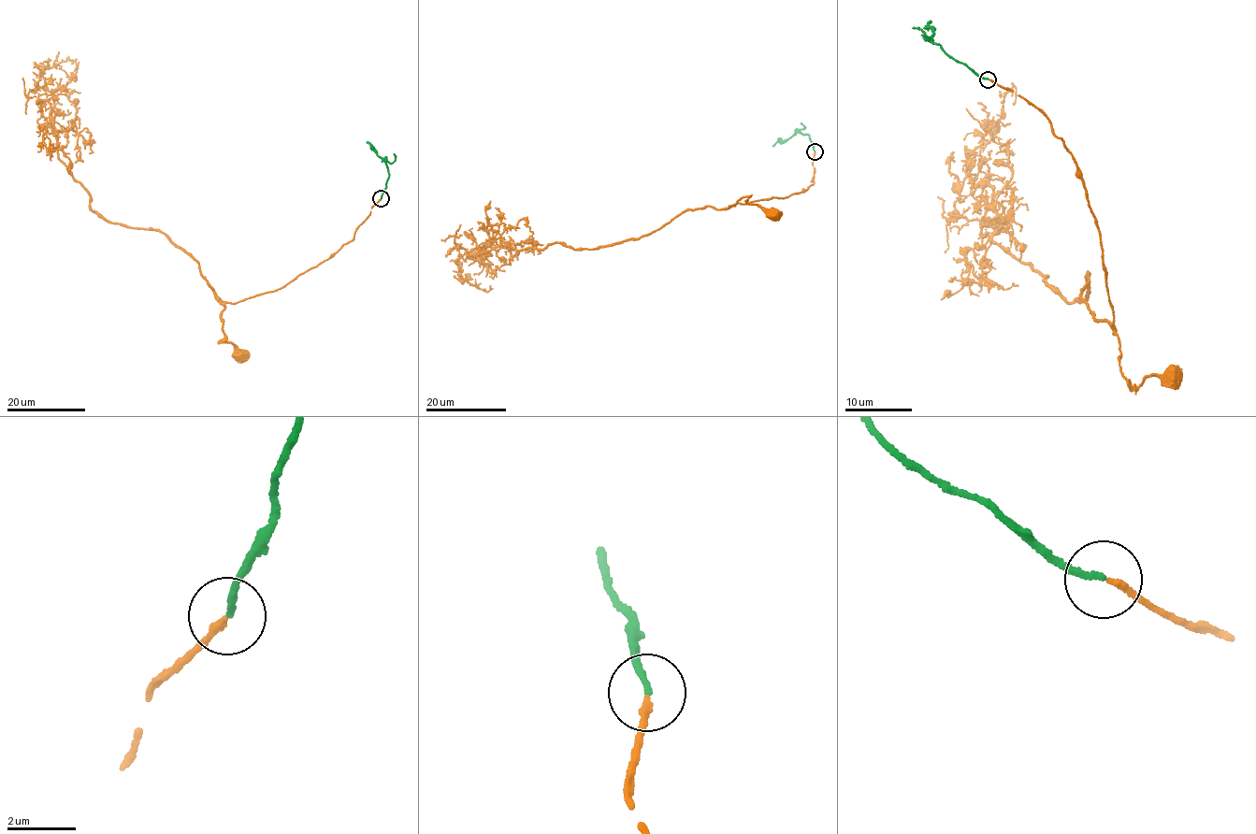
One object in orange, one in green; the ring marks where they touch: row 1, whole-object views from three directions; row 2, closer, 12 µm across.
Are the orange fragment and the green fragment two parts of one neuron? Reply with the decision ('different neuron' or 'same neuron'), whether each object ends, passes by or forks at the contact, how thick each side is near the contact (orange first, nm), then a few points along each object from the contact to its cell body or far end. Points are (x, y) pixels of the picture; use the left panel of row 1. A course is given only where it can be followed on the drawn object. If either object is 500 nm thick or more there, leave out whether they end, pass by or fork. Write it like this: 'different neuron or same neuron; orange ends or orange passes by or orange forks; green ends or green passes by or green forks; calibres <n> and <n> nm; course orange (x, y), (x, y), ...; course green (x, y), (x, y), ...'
same neuron; orange ends; green ends; calibres 190 and 160 nm; course orange (381, 198), (353, 239), (327, 259), (275, 291), (221, 302), (222, 341), (231, 342), (238, 356); course green (381, 198), (389, 176), (382, 158), (367, 142)

